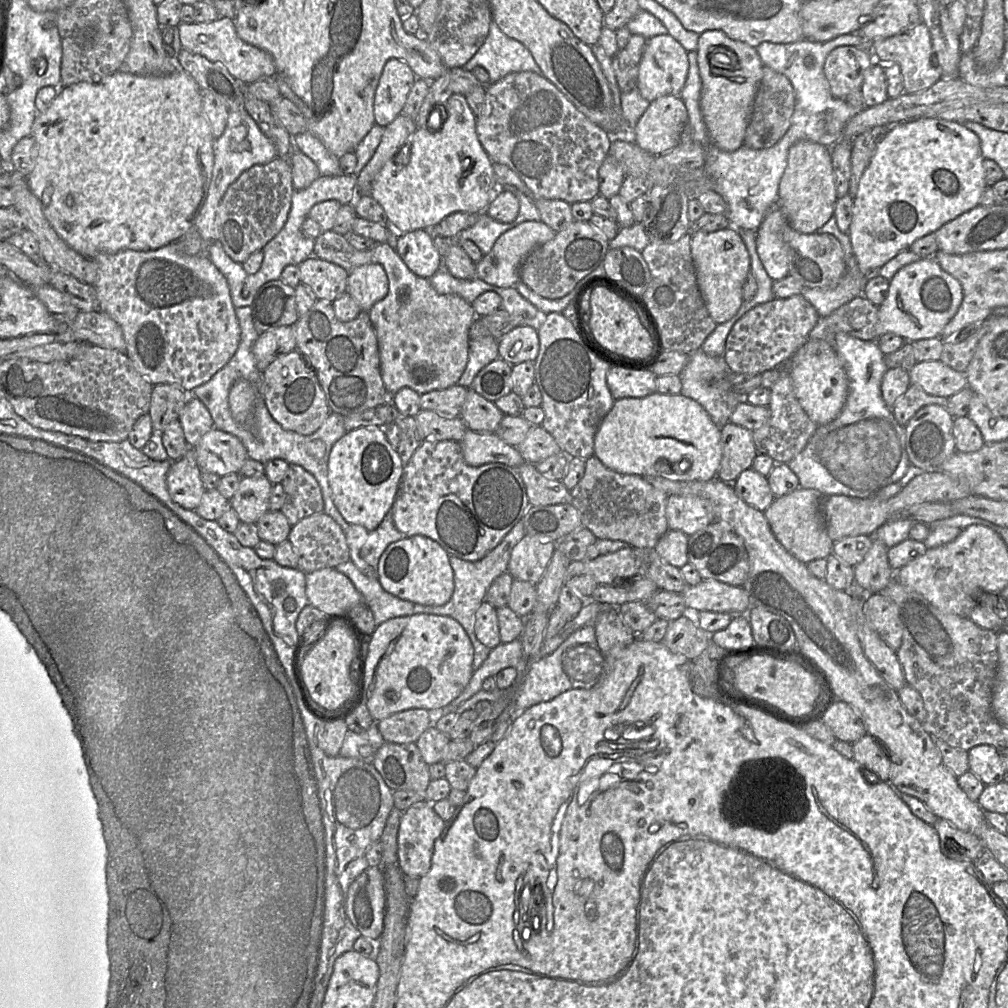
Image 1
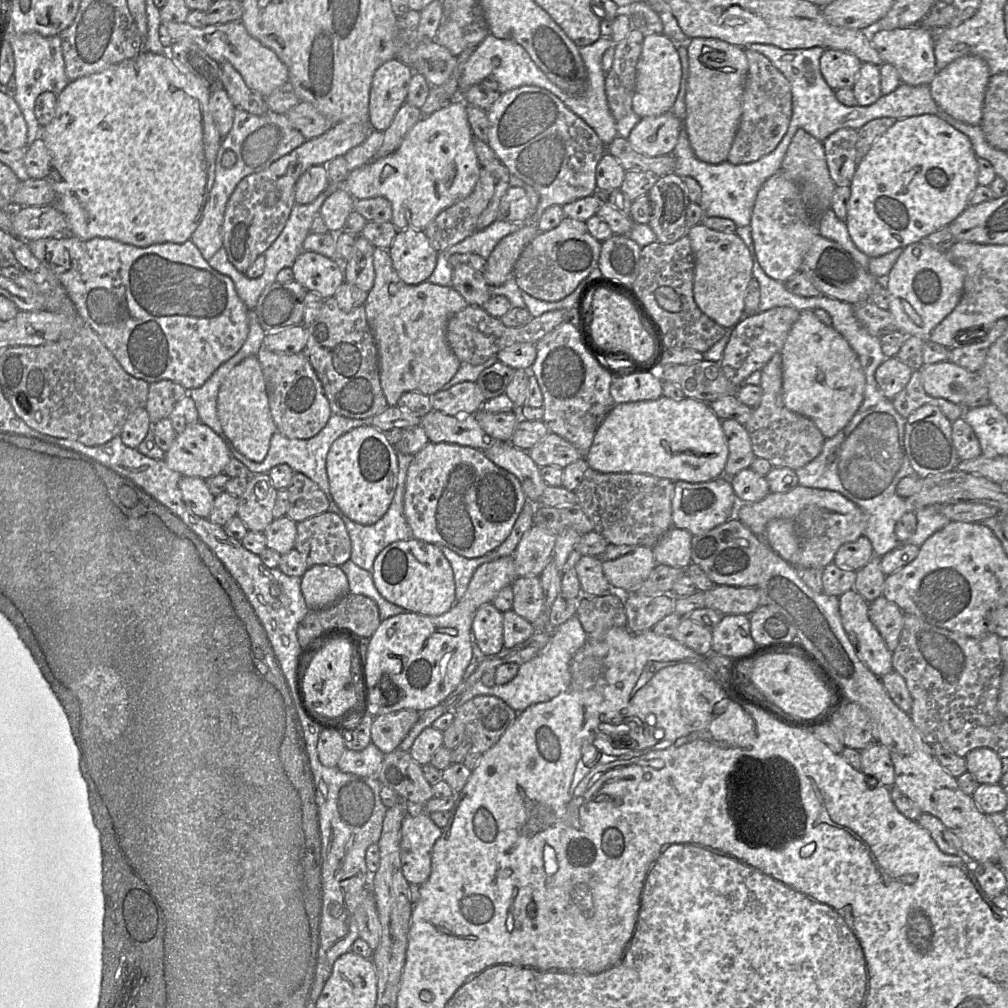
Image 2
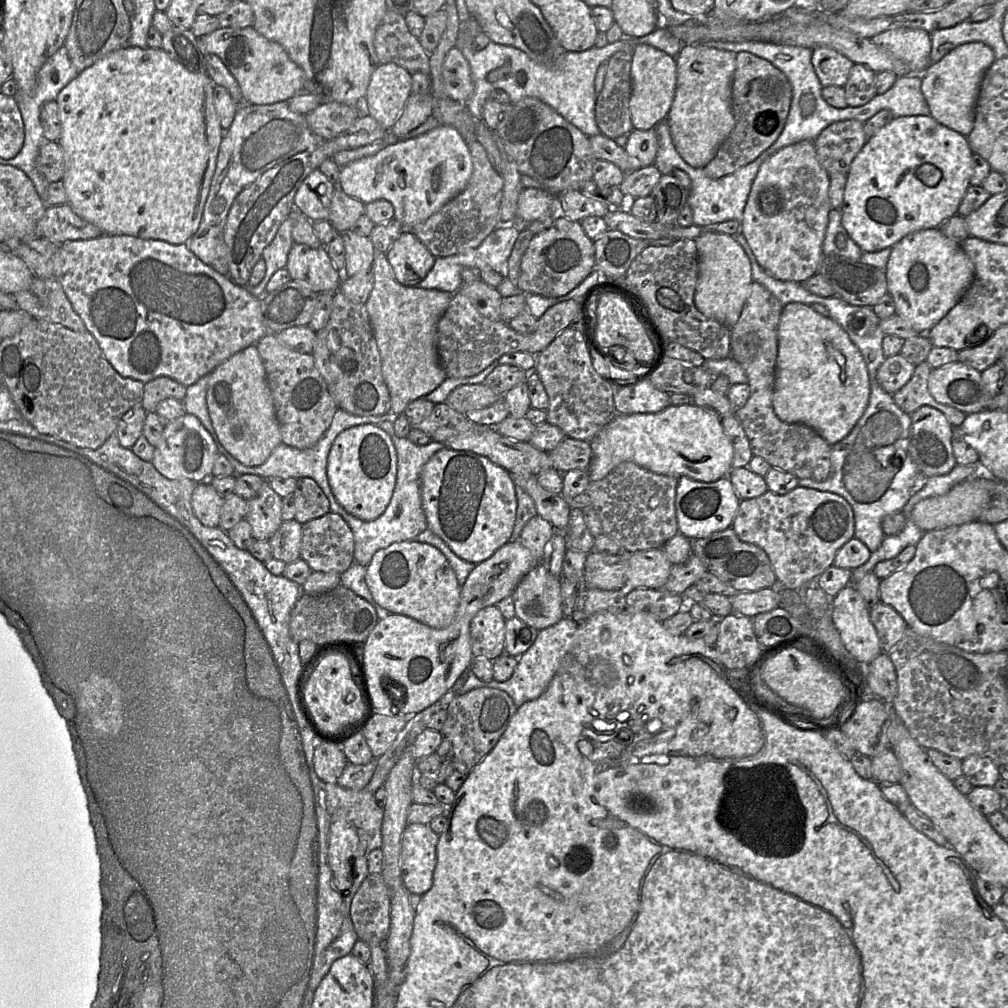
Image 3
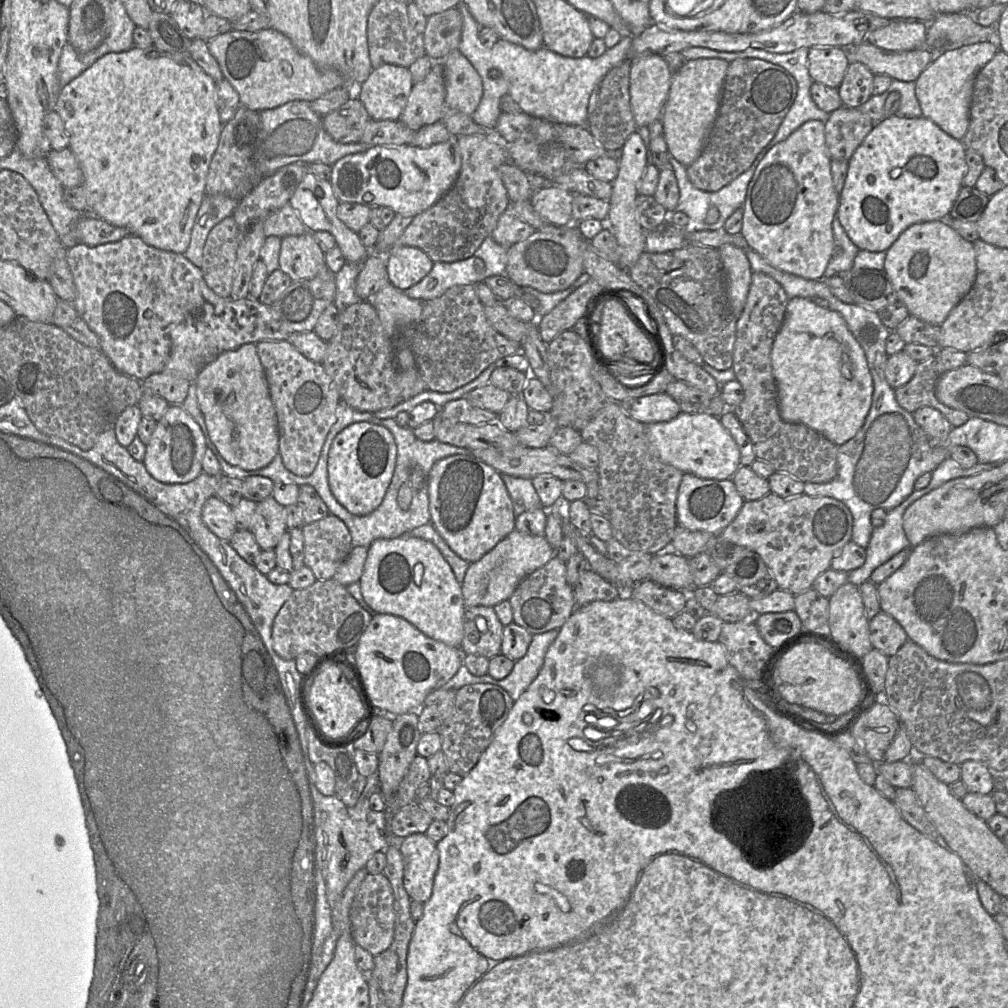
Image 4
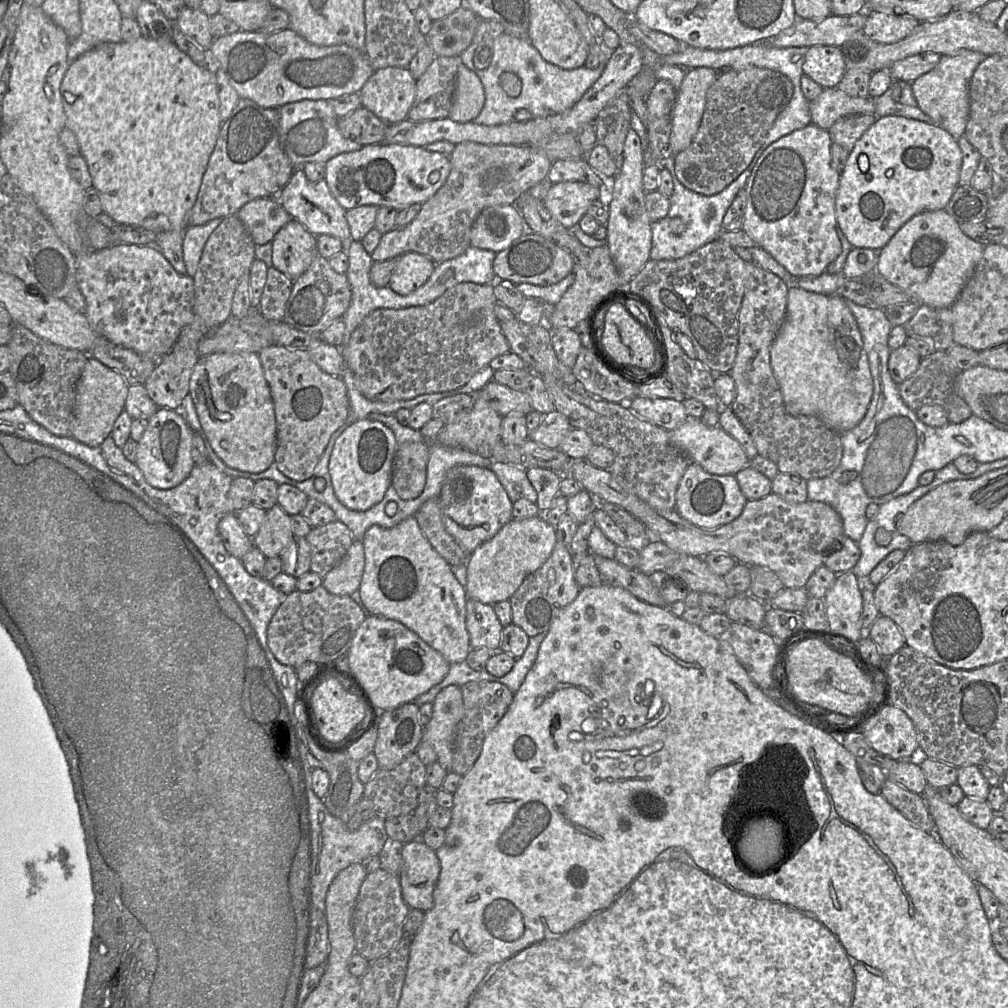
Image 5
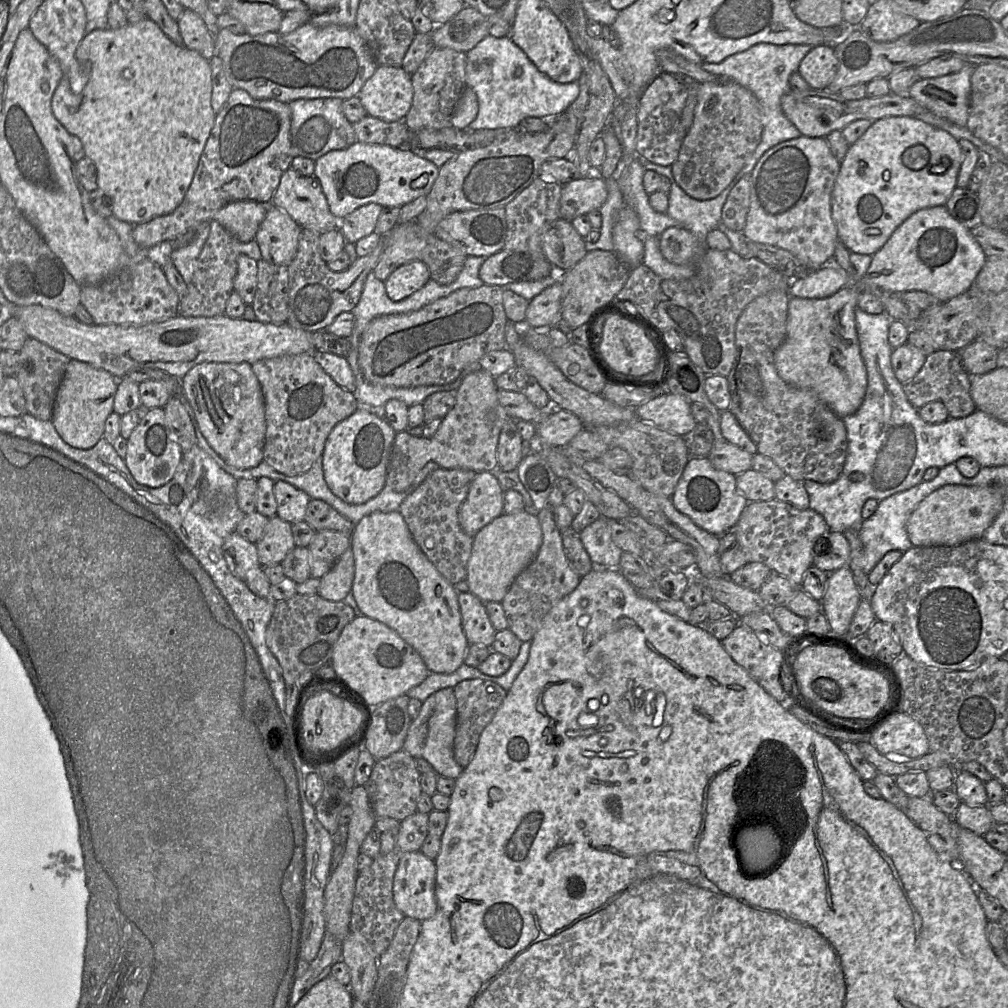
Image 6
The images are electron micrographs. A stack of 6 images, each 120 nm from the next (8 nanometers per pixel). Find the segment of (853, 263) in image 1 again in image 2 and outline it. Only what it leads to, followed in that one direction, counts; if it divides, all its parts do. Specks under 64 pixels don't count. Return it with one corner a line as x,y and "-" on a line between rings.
828,209
818,220
818,233
830,239
846,251
867,271
869,271
869,257
860,251
851,239
846,223
840,220
832,209

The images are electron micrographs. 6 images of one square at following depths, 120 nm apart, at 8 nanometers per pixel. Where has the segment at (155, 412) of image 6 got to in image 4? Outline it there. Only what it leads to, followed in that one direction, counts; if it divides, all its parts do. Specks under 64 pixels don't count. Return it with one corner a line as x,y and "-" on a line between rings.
170,405
157,421
146,444
143,464
150,475
159,482
187,483
202,472
202,459
206,449
207,444
199,424
181,405

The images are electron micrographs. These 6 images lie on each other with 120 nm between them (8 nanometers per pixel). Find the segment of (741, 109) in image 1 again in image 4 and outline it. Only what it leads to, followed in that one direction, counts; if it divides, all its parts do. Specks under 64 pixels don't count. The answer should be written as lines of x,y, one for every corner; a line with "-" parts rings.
720,58
686,60
673,73
669,94
661,117
668,151
688,167
701,154
716,119
729,62

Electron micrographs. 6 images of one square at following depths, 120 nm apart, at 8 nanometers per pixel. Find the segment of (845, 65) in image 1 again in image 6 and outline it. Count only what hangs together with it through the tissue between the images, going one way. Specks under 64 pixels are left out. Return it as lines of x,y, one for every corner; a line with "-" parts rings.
823,44
812,47
802,59
797,73
813,90
827,89
838,70
838,59
833,46

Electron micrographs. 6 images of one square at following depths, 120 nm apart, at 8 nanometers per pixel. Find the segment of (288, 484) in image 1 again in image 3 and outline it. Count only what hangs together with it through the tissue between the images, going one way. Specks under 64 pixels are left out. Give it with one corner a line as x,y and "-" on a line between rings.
311,478
297,479
293,492
296,514
294,520
304,524
330,512
330,503
319,485

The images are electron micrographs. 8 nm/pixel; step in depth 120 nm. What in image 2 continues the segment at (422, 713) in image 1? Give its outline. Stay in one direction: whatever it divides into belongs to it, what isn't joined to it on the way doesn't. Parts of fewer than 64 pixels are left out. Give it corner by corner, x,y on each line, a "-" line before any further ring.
404,709
374,716
371,725
371,742
383,754
399,748
400,743
417,722
420,712

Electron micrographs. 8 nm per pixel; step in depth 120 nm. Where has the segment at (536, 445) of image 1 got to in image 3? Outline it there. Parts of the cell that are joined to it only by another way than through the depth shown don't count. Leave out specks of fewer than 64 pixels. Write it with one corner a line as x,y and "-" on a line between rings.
565,437
559,445
549,453
552,466
560,473
570,470
586,470
592,457
590,442

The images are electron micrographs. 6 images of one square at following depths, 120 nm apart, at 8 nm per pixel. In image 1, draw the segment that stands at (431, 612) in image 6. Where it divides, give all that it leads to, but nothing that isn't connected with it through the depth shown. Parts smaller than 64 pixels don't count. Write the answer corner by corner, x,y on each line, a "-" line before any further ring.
421,535
407,536
389,544
379,559
377,579
387,593
426,606
446,604
454,591
448,553
436,541

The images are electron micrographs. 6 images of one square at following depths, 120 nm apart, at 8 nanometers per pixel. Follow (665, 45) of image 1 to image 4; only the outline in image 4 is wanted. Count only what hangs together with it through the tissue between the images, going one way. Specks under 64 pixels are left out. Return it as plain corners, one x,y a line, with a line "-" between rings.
650,54
630,60
632,113
637,127
648,126
661,120
673,74
661,55

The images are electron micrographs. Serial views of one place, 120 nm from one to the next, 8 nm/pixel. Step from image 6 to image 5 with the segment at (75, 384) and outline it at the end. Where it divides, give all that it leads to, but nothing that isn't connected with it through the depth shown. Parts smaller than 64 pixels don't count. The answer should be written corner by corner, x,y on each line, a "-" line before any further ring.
89,357
77,385
72,438
91,447
102,443
124,410
128,388
129,384
121,374

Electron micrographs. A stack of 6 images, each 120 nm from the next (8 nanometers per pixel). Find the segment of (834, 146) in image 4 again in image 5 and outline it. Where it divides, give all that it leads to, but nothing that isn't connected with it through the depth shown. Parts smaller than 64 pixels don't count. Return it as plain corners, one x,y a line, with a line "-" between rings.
858,114
839,118
828,130
832,142
851,151
857,140
876,118
874,114

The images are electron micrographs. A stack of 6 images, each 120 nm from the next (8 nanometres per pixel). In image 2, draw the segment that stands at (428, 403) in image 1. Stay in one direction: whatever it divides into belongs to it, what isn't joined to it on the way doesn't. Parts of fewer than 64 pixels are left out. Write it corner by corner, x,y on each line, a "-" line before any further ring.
463,381
453,387
430,396
433,410
449,416
462,416
476,413
486,398
476,382

